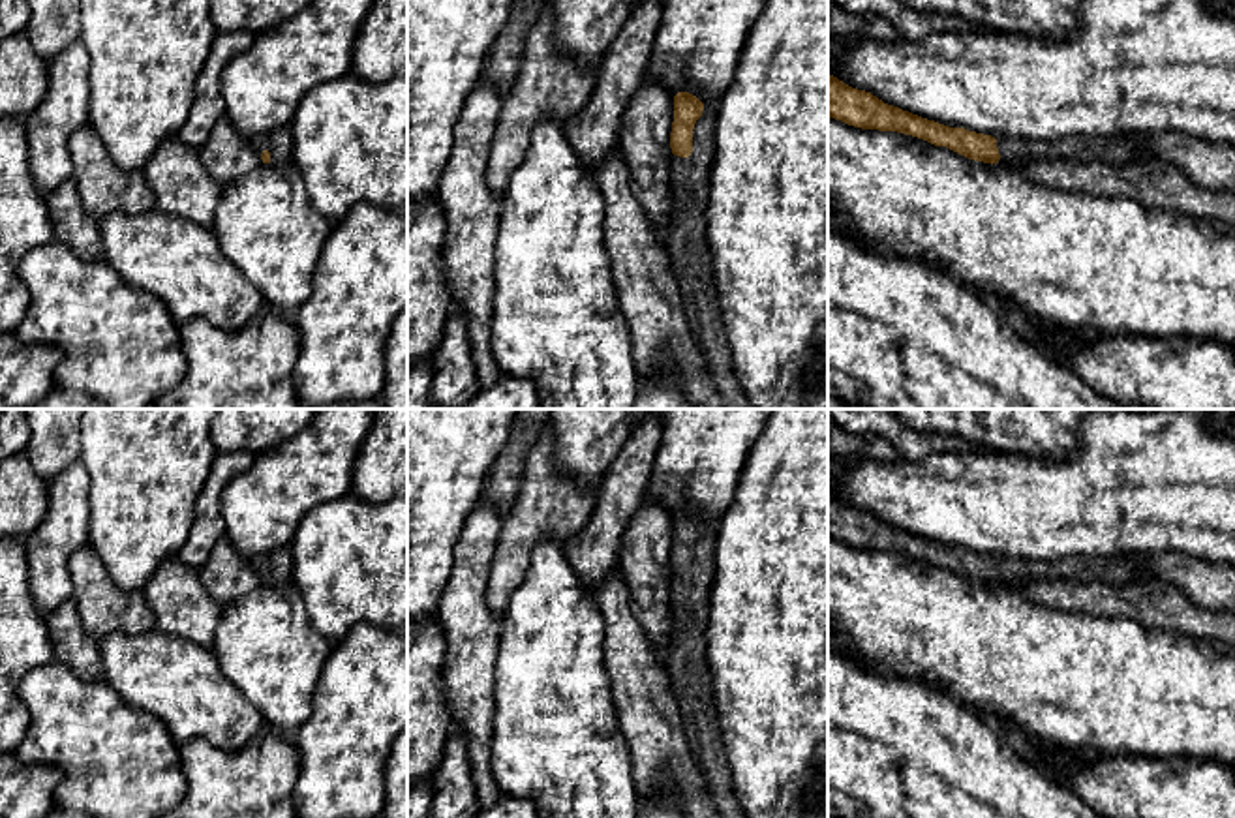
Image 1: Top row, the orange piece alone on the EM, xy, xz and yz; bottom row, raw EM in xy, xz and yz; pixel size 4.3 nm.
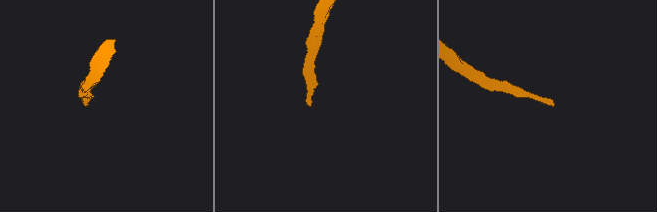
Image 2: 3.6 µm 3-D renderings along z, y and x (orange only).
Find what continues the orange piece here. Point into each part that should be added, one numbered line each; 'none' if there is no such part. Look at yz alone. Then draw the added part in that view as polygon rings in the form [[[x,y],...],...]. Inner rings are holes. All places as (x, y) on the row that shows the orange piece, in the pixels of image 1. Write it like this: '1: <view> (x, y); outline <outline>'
1: yz (1121, 149); outline [[[1126,133],[1115,137],[1070,135],[1055,141],[1030,141],[1015,135],[1000,135],[997,137],[997,148],[1002,163],[1059,158],[1124,165],[1151,159],[1145,152],[1145,137],[1147,133]]]

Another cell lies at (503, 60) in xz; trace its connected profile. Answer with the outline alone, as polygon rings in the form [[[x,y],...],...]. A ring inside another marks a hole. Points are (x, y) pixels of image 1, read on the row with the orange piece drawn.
[[[514,0],[509,21],[488,54],[484,75],[503,98],[514,84],[526,38],[546,4],[550,0]]]

